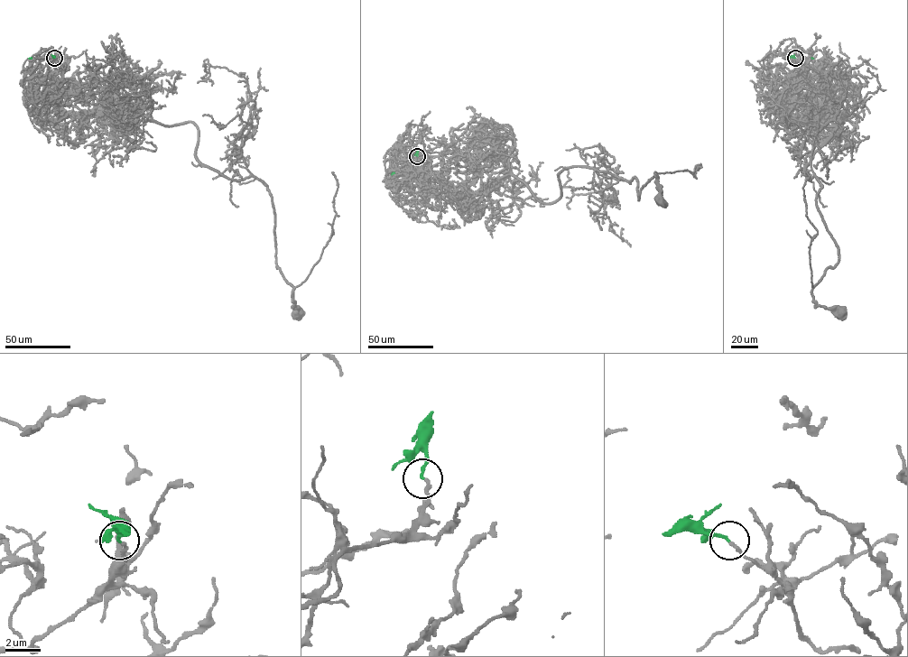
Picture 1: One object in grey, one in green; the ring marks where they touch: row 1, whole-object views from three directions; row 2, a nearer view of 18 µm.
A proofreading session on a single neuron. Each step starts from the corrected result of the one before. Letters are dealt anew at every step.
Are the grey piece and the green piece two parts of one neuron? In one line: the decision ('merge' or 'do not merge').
do not merge

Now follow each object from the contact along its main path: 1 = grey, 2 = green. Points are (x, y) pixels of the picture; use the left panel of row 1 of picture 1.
1: (54, 58), (38, 67), (40, 119), (105, 108), (191, 122), (199, 161), (266, 187), (276, 266), (298, 312)
2: (54, 58), (51, 55), (29, 59)

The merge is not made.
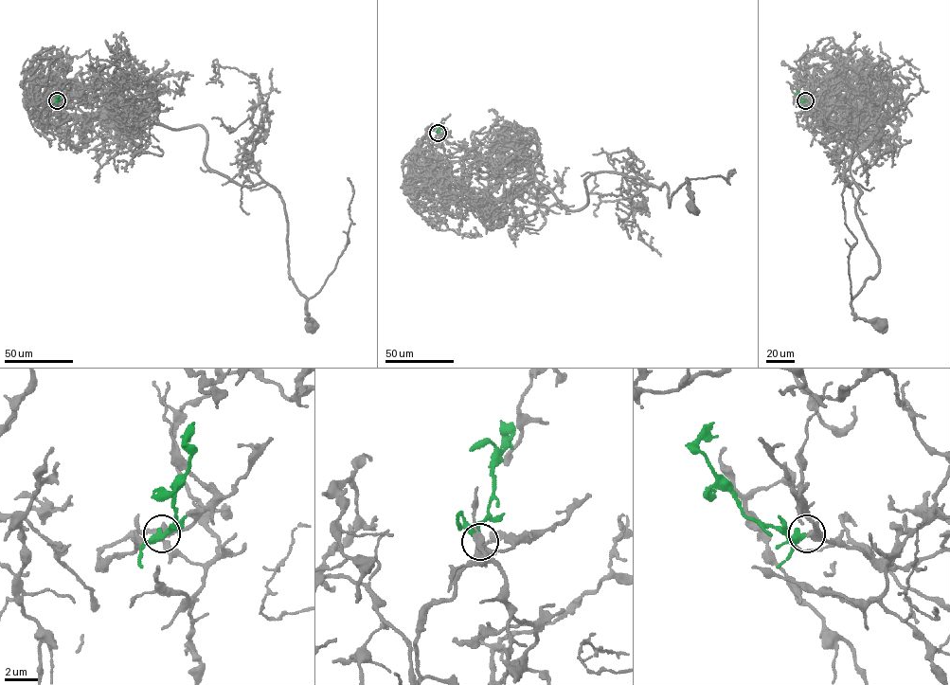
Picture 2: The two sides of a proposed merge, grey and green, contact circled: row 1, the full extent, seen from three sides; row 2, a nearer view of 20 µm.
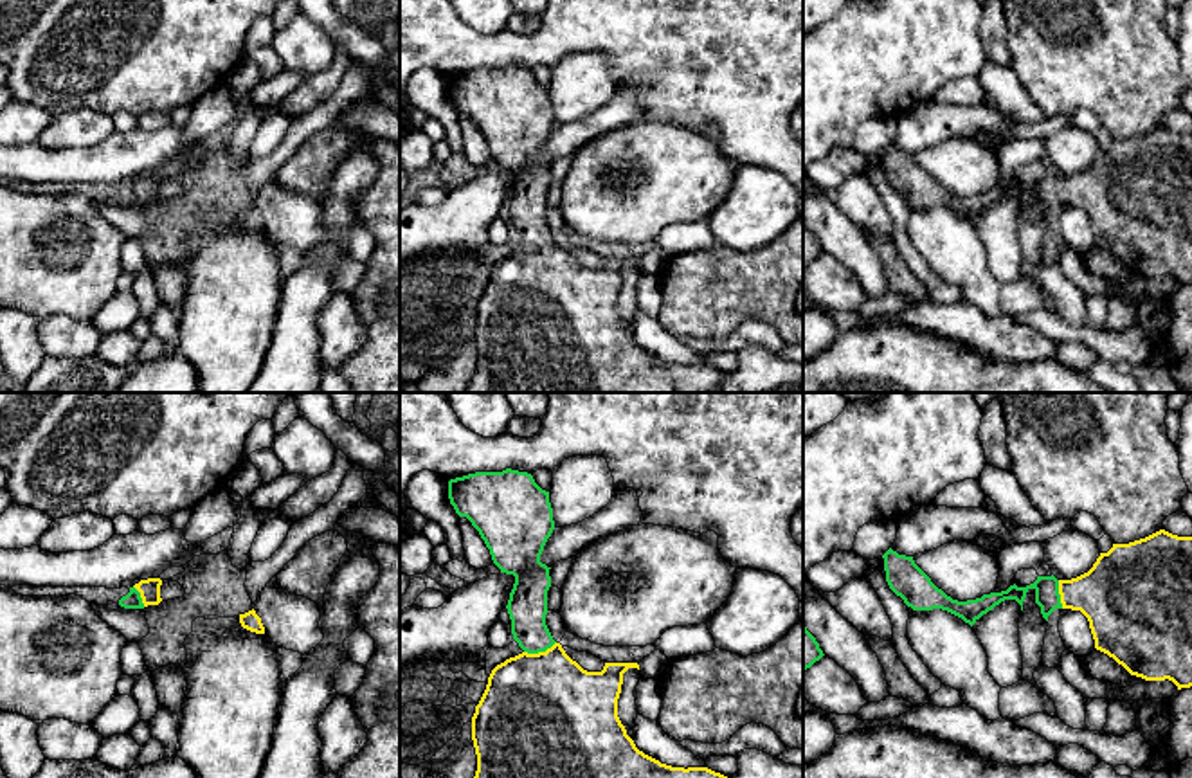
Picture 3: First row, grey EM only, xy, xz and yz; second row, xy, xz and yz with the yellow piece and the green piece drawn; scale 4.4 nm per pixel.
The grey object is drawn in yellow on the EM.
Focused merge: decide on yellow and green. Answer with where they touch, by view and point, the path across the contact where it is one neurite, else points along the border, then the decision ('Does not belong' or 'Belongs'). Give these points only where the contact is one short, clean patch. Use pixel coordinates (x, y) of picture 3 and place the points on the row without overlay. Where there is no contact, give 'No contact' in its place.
Touches yellow at xz (539, 249). Path across: xz (542, 305), (539, 249), (528, 224), (528, 197). Belongs

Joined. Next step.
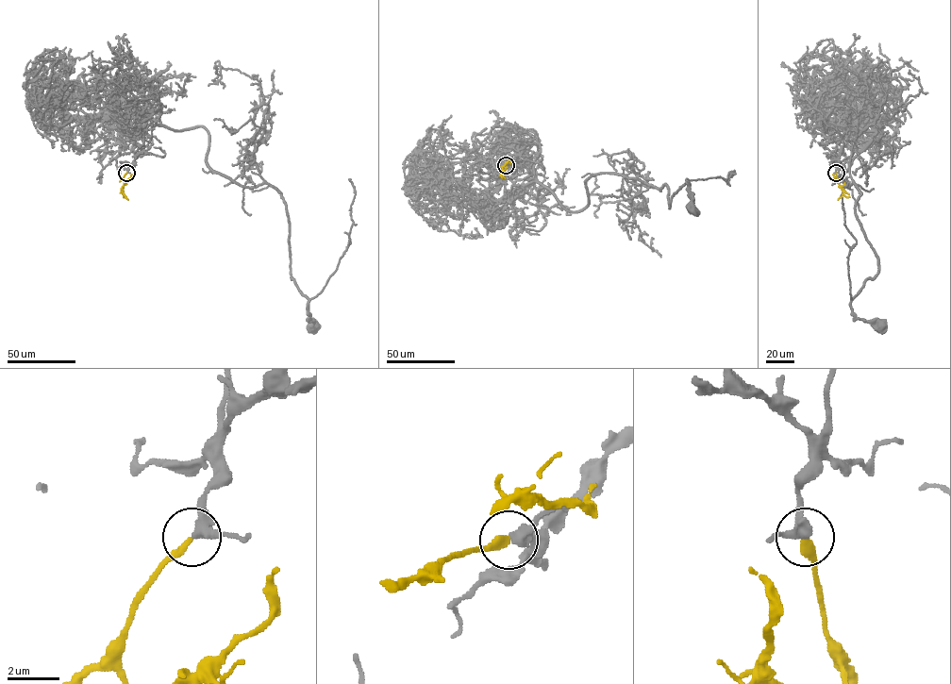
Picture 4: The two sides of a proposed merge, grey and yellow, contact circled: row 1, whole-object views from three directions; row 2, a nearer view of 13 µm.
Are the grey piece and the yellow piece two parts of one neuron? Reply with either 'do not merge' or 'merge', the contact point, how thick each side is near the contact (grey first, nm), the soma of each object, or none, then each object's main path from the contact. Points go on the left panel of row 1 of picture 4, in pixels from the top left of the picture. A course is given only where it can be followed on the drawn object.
merge; at (126, 173); 320 nm thick on the grey side, 280 nm on the other; cell body of grey at (313, 325); no cell body on yellow; grey runs (126, 173), (152, 143), (146, 129), (202, 126), (209, 168), (282, 196), (291, 277), (313, 325); yellow runs (126, 173), (123, 179), (123, 191), (128, 200)

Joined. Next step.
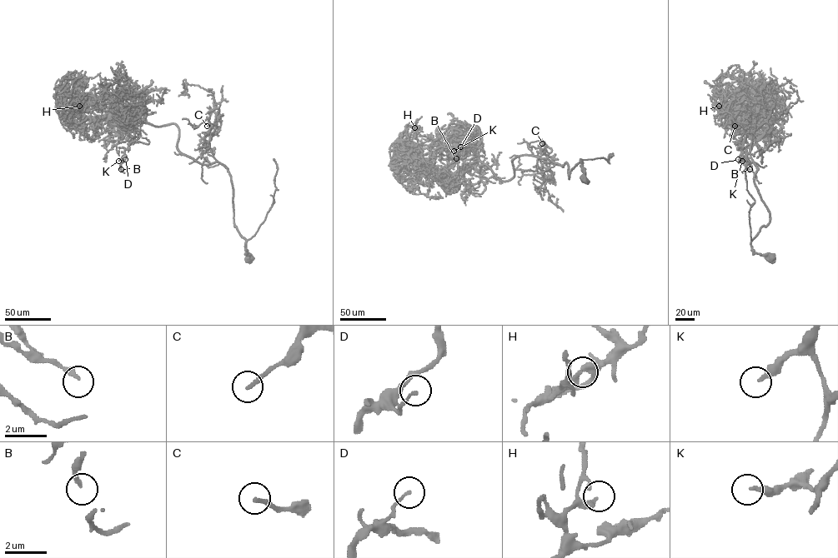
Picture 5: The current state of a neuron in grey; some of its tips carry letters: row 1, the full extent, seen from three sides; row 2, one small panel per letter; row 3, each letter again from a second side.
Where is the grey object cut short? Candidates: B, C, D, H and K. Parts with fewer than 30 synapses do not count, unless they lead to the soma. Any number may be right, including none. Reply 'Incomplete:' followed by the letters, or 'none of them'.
Incomplete: C

